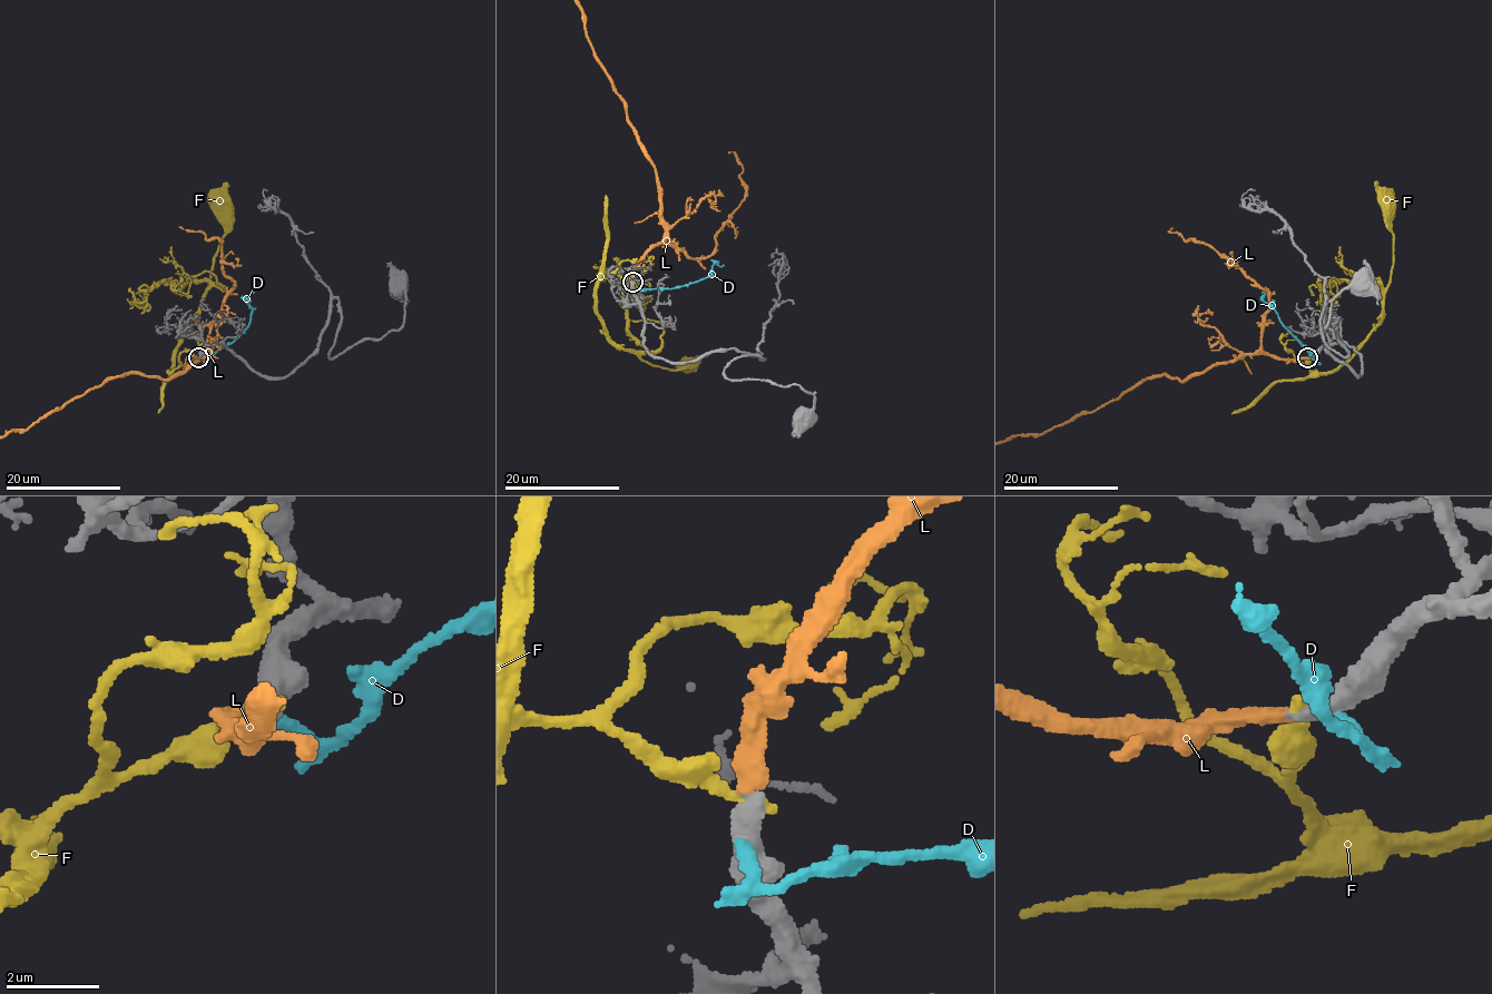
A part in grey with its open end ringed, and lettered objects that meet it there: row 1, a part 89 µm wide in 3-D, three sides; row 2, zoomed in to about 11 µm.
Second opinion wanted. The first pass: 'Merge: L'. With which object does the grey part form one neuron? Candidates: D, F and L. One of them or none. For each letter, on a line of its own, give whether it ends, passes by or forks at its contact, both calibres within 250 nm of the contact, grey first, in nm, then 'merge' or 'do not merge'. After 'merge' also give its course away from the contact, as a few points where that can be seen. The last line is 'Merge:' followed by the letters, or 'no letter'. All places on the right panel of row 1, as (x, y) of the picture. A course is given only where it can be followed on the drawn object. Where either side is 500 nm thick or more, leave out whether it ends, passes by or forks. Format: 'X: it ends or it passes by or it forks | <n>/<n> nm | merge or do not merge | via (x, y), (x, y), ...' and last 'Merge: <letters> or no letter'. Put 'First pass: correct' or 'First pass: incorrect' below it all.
D: 650/240 nm | do not merge
F: it ends | 440/280 nm | do not merge
L: it ends | 400/400 nm | merge
Merge: L
First pass: correct

